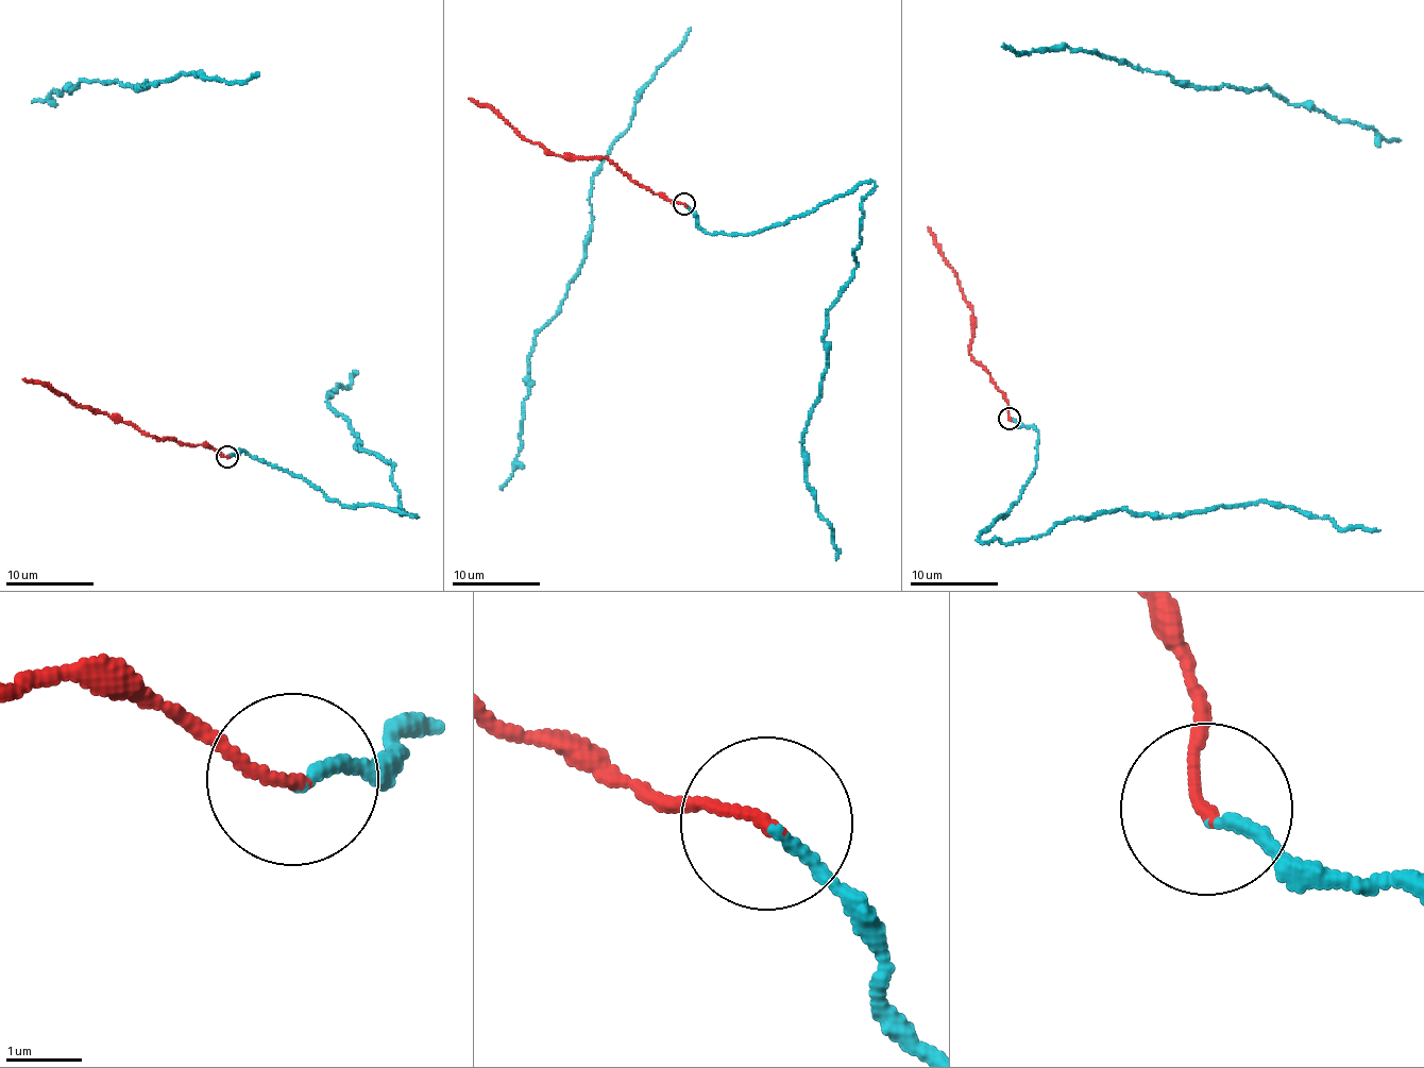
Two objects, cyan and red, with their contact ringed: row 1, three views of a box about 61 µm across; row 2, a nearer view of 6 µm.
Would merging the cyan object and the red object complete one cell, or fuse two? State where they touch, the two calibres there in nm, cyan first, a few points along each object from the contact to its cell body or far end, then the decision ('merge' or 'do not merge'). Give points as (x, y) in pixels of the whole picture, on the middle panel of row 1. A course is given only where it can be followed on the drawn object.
place (684, 204); calibres 150 and 150 nm; course cyan (684, 204), (707, 233), (748, 234), (875, 183), (857, 269), (830, 308), (821, 396), (801, 438), (836, 560); course red (684, 203), (653, 193), (630, 181), (605, 157), (568, 158), (546, 153), (519, 134), (493, 108), (469, 98); merge

